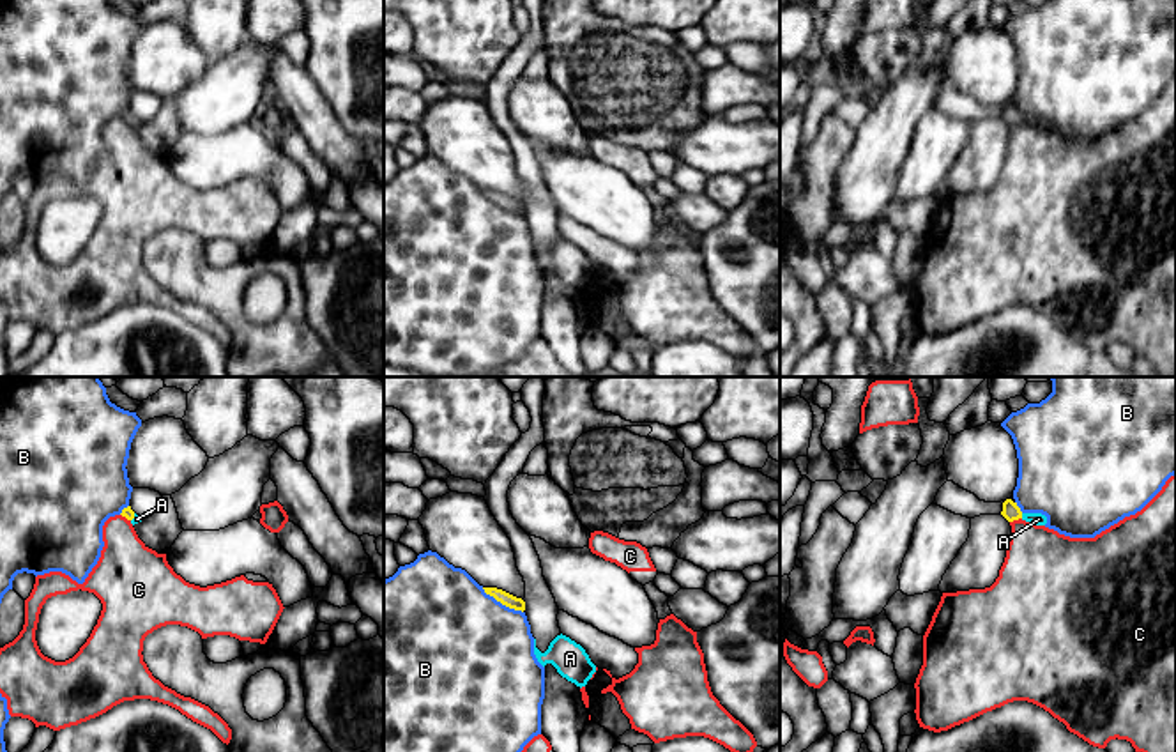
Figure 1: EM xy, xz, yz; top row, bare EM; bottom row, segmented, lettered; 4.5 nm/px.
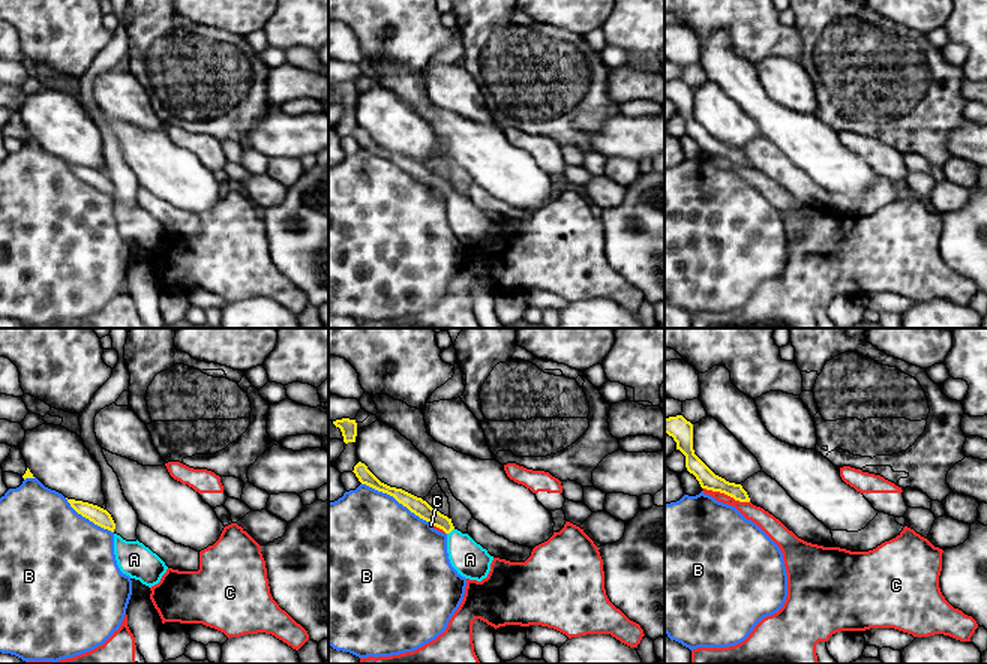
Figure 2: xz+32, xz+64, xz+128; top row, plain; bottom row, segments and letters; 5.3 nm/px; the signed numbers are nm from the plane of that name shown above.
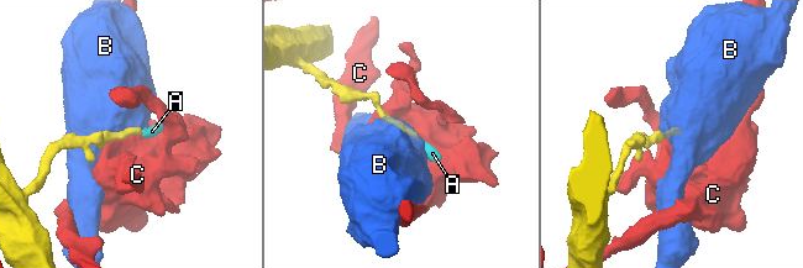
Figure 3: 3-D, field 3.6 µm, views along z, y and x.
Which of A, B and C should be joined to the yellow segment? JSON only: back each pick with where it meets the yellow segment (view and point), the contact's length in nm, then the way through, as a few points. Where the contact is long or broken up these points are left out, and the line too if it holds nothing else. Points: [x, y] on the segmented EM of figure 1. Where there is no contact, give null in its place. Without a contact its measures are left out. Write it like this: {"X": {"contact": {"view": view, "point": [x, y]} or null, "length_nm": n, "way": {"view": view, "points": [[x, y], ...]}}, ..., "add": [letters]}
{"A": {"contact": {"view": "yz", "point": [1021, 515]}, "length_nm": 30, "way": {"view": "yz", "points": [[1010, 510], [1021, 515], [1038, 519]]}}, "add": ["A"]}

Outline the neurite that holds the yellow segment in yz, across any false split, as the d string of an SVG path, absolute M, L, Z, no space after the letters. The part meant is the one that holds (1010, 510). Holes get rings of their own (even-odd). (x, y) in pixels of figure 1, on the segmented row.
M1006 499L1003 503L1003 511L1001 515L1008 520L1008 522L1013 522L1013 520L1026 520L1026 522L1031 522L1031 524L1036 524L1036 526L1045 526L1047 524L1047 517L1042 515L1042 513L1022 513L1020 508L1017 506L1017 503L1013 503L1012 499Z

